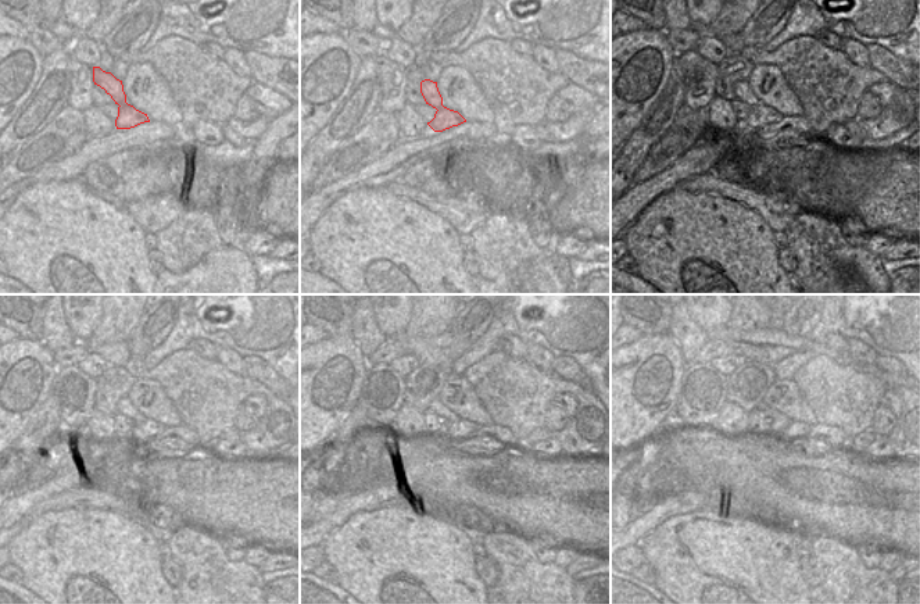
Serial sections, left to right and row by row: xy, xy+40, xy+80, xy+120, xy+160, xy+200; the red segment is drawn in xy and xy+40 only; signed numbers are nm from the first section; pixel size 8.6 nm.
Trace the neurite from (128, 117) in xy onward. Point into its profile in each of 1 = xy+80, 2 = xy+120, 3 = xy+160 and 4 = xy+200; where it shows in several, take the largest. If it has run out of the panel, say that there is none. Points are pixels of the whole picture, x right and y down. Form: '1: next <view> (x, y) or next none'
1: next xy+80 (759, 115)
2: next xy+120 (143, 428)
3: next xy+160 (460, 428)
4: next xy+200 (780, 422)

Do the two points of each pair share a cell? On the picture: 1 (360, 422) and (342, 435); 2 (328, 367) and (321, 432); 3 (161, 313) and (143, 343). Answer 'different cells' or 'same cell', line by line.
1: same cell
2: same cell
3: same cell

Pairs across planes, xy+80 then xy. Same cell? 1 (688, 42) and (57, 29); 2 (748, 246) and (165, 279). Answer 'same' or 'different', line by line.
1: different
2: different

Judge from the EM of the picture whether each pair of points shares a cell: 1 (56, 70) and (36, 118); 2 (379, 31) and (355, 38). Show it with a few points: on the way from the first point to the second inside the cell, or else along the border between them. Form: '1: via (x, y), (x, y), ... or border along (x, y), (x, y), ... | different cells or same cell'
1: via (54, 82), (50, 96), (42, 106) | same cell
2: border along (371, 32), (385, 40) | different cells

